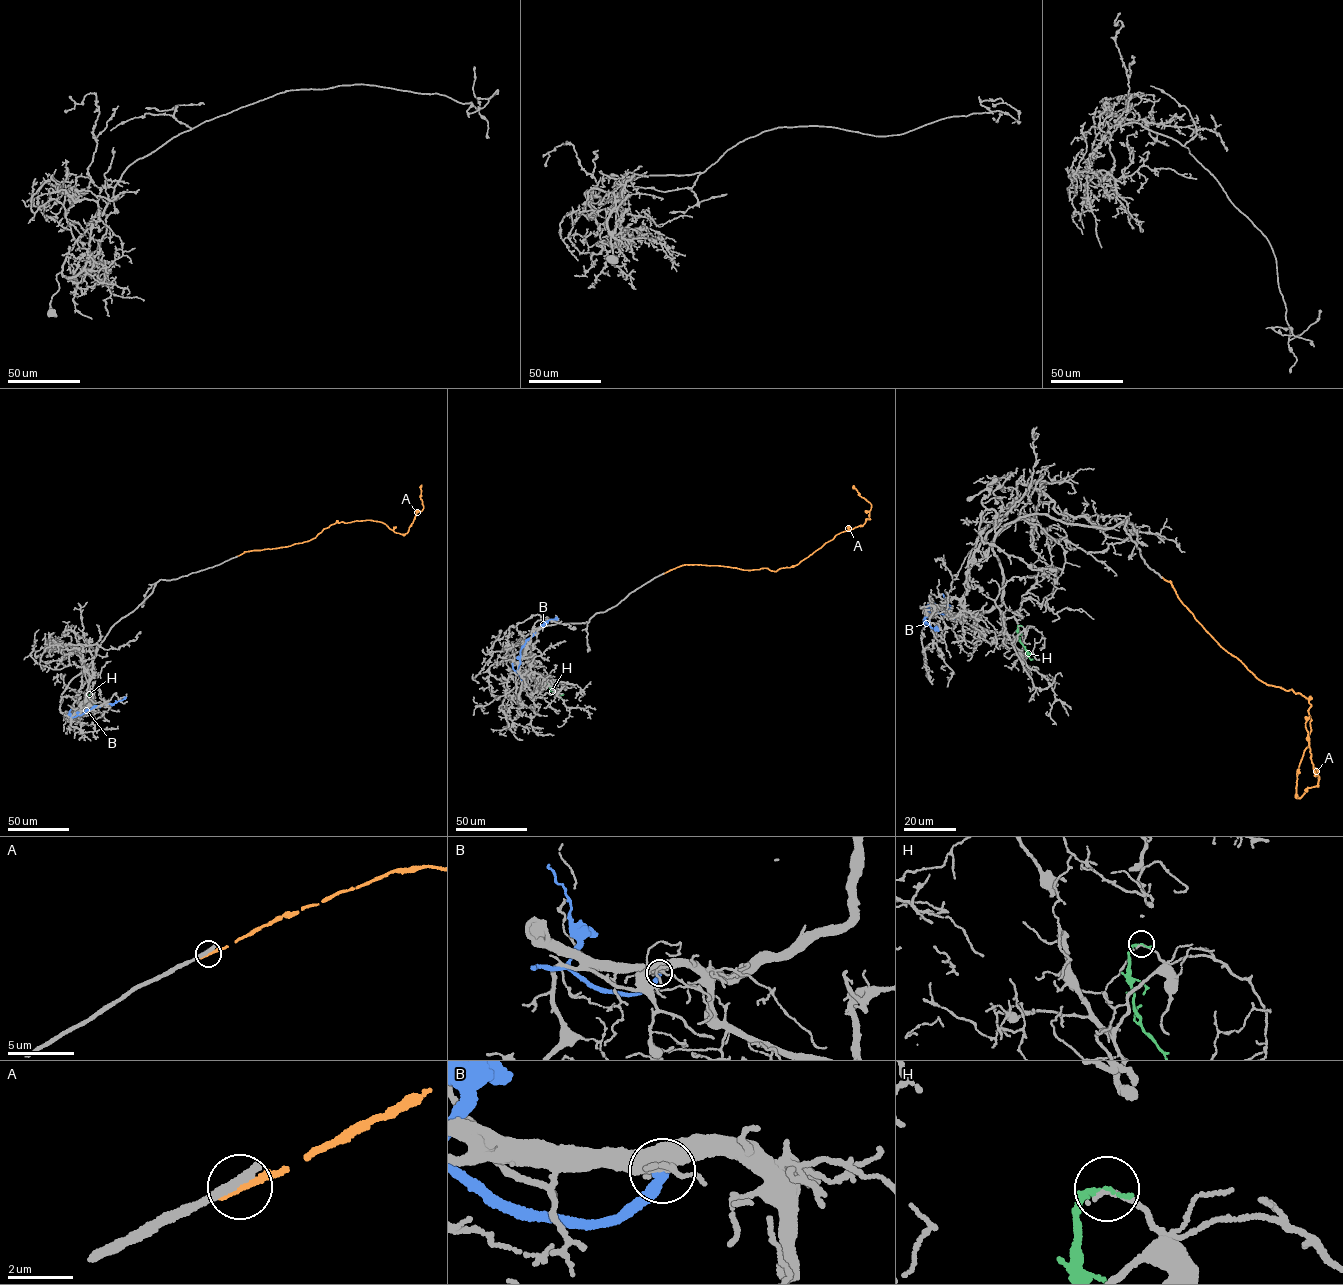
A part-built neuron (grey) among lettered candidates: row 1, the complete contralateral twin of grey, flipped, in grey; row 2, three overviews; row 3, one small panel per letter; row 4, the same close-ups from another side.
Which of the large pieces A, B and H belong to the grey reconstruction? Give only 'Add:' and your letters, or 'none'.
Add: none

